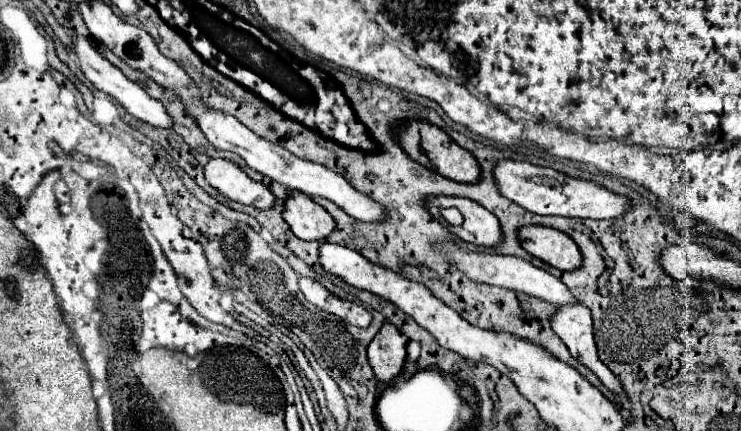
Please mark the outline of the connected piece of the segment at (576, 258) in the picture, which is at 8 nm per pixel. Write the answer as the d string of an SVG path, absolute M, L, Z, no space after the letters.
M527 226L519 230L521 246L535 258L565 272L581 266L583 256L579 246L563 232L547 226Z

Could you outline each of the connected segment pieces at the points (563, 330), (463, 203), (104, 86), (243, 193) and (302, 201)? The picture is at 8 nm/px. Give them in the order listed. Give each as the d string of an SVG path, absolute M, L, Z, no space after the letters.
M583 304L559 308L559 312L553 316L551 328L565 342L571 356L579 364L587 366L619 398L619 404L625 410L631 410L631 400L629 400L627 392L623 390L621 380L597 356L597 346L593 340L591 310Z
M441 196L441 198L431 198L427 206L431 214L439 212L439 216L441 216L441 208L457 208L463 216L463 224L451 226L443 216L441 216L441 222L445 222L445 226L451 228L453 234L457 234L461 240L469 244L491 248L503 240L499 220L487 208L483 208L481 204L475 204L473 200L457 198L457 196L455 198Z
M71 34L71 48L69 48L69 50L79 58L79 68L81 68L81 72L85 74L85 78L87 78L97 90L101 90L101 92L109 94L113 100L117 100L131 116L135 116L137 120L147 122L147 124L151 124L151 126L155 126L155 128L171 128L171 118L167 116L163 104L161 104L159 100L151 98L151 96L143 90L143 86L139 86L137 82L129 80L119 68L115 68L109 60L105 60L85 36L81 36L81 34Z
M209 160L203 168L203 174L221 196L233 202L255 208L269 208L275 202L275 196L267 186L251 180L239 166L229 160Z
M289 190L283 206L283 220L291 232L301 240L323 240L335 228L333 218L323 206L313 202L307 194Z

